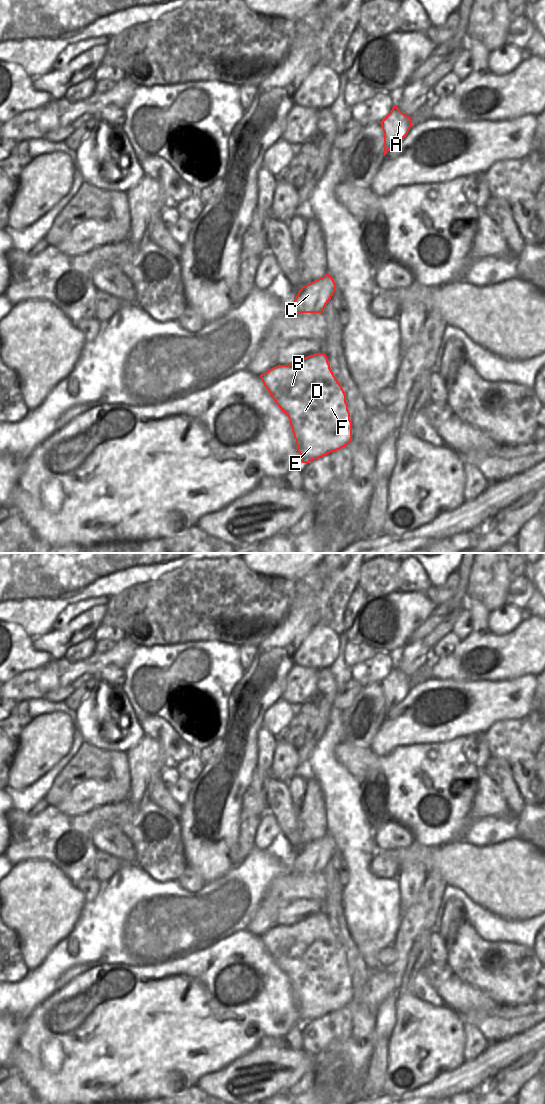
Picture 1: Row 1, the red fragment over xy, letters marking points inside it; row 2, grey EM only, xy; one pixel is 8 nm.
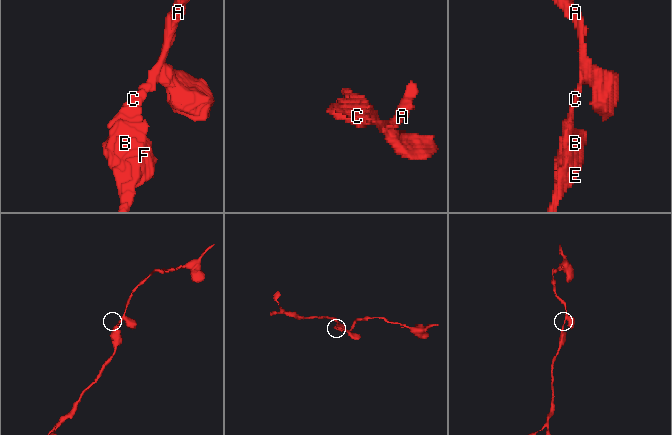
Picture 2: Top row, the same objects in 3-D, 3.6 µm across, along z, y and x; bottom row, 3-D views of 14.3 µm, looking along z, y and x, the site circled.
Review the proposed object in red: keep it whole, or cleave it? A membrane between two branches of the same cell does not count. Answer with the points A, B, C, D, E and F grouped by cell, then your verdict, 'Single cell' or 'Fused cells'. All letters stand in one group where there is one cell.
Groups: A B C D E F. Single cell.

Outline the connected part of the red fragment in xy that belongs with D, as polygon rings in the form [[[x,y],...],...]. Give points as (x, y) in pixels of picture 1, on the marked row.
[[[315,353],[289,365],[277,365],[261,374],[260,378],[278,407],[290,420],[302,463],[319,459],[351,442],[352,422],[346,402],[346,394],[334,376],[325,353]]]

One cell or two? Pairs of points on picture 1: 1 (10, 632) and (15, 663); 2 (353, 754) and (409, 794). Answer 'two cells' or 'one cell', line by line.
1: one cell
2: one cell

